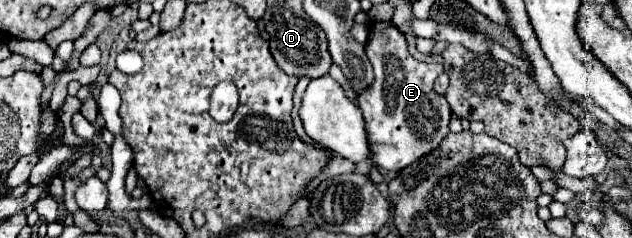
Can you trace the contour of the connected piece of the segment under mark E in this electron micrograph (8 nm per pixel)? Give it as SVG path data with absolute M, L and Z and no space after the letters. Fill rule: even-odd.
M373 22L365 52L375 70L375 84L359 96L359 108L367 122L373 142L371 160L387 172L399 172L419 156L431 152L449 134L451 108L445 96L433 90L435 80L443 74L443 64L415 60L407 50L407 40L393 22Z

